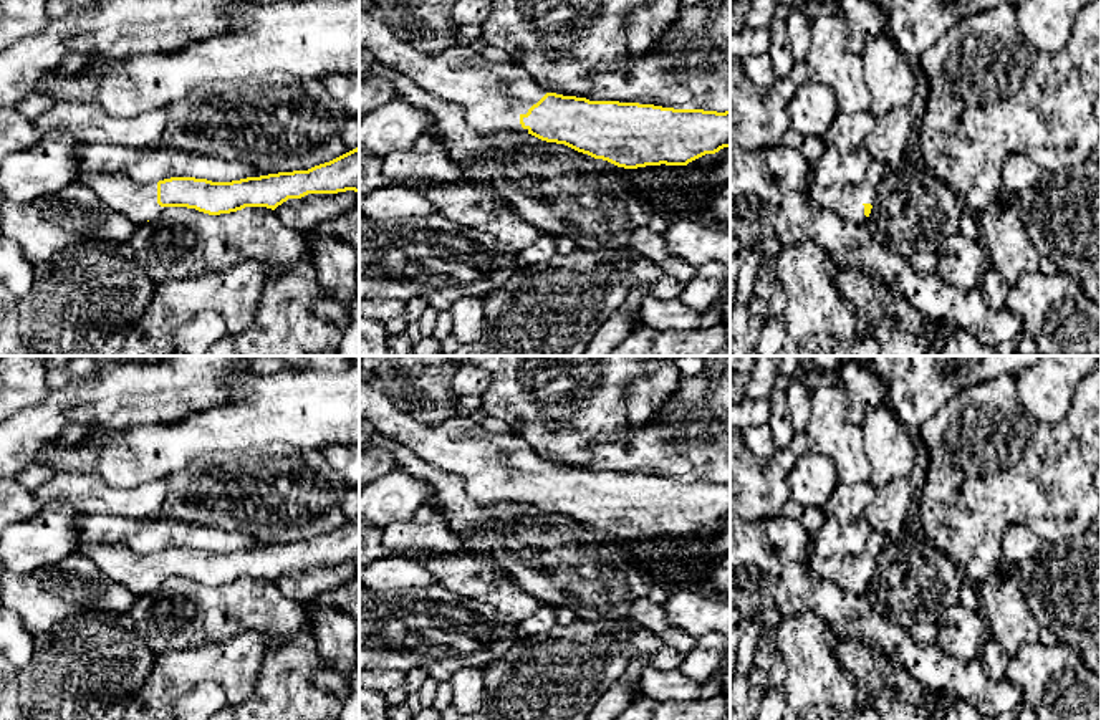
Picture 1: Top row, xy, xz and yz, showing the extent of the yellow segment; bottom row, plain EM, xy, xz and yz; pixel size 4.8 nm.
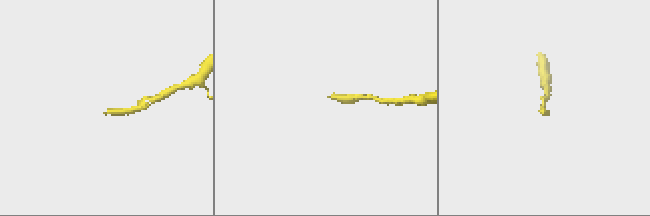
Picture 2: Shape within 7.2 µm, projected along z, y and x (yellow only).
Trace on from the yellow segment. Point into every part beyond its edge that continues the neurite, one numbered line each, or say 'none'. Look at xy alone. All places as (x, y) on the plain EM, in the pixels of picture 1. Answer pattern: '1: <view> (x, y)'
1: xy (138, 573)

